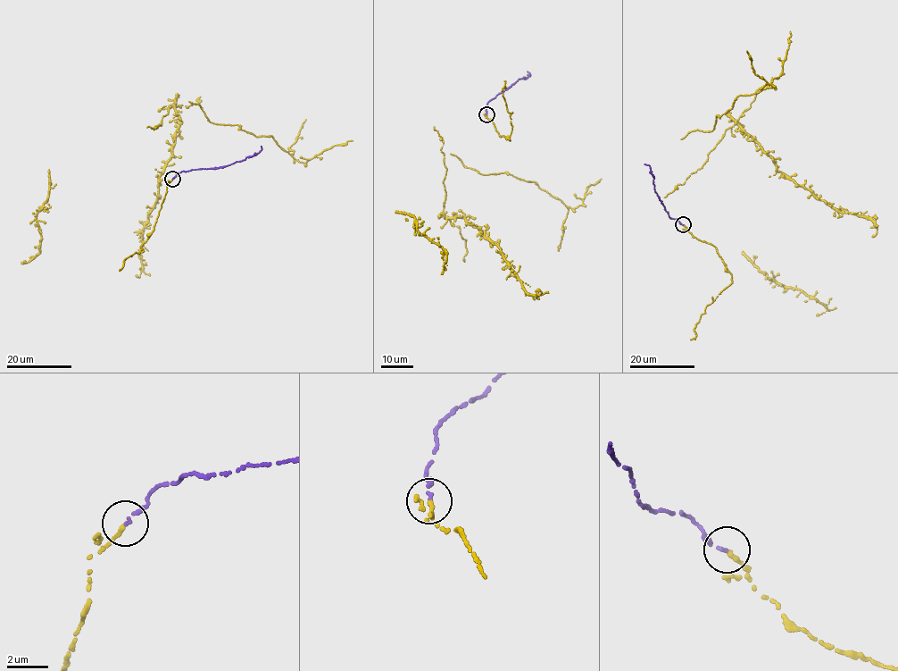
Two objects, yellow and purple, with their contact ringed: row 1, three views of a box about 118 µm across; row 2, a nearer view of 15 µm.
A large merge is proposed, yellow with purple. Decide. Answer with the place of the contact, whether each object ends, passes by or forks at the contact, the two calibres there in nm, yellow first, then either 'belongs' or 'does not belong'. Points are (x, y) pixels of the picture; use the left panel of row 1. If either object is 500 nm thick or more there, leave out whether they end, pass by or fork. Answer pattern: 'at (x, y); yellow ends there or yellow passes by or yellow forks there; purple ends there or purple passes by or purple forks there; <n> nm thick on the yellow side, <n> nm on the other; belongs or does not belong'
at (172, 179); yellow ends there; purple ends there; 220 nm thick on the yellow side, 150 nm on the other; belongs

